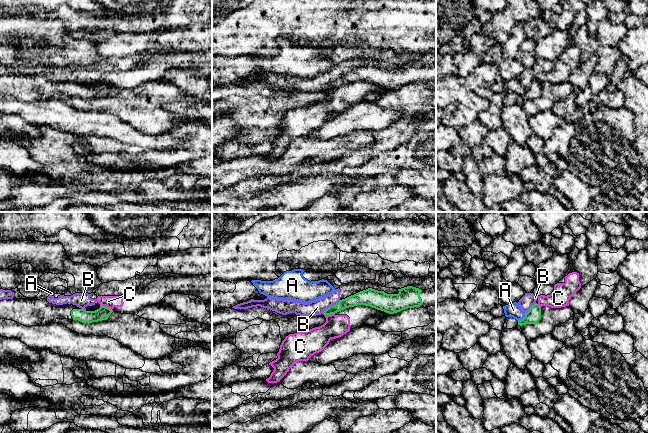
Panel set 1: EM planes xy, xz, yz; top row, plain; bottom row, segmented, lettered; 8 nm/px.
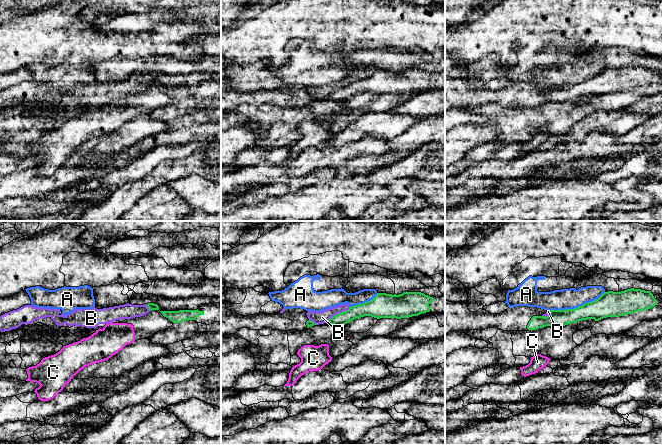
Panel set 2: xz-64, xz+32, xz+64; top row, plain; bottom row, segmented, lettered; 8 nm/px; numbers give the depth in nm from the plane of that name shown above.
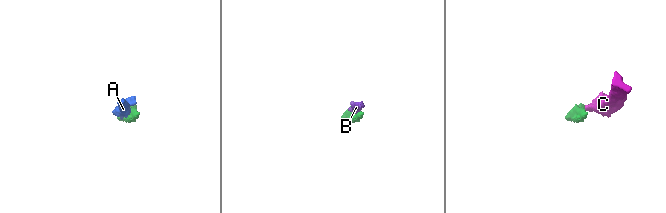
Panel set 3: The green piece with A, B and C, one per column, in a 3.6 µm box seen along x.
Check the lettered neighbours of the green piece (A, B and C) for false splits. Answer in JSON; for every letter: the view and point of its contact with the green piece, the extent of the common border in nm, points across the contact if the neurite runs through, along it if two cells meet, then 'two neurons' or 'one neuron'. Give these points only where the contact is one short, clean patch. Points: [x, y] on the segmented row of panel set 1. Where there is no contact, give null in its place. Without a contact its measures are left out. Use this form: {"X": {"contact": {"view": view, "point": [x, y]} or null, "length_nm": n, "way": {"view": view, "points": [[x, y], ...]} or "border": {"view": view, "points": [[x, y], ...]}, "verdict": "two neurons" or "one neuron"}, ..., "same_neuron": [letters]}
{"A": {"contact": {"view": "yz", "point": [523, 318]}, "length_nm": 90, "border": {"view": "yz", "points": [[525, 313], [518, 321]]}, "verdict": "two neurons"}, "B": {"contact": {"view": "xz", "point": [331, 306]}, "length_nm": 190, "verdict": "two neurons"}, "C": {"contact": {"view": "xy", "point": [106, 307]}, "length_nm": 100, "border": {"view": "xy", "points": [[100, 304], [111, 309]]}, "verdict": "two neurons"}, "same_neuron": []}

